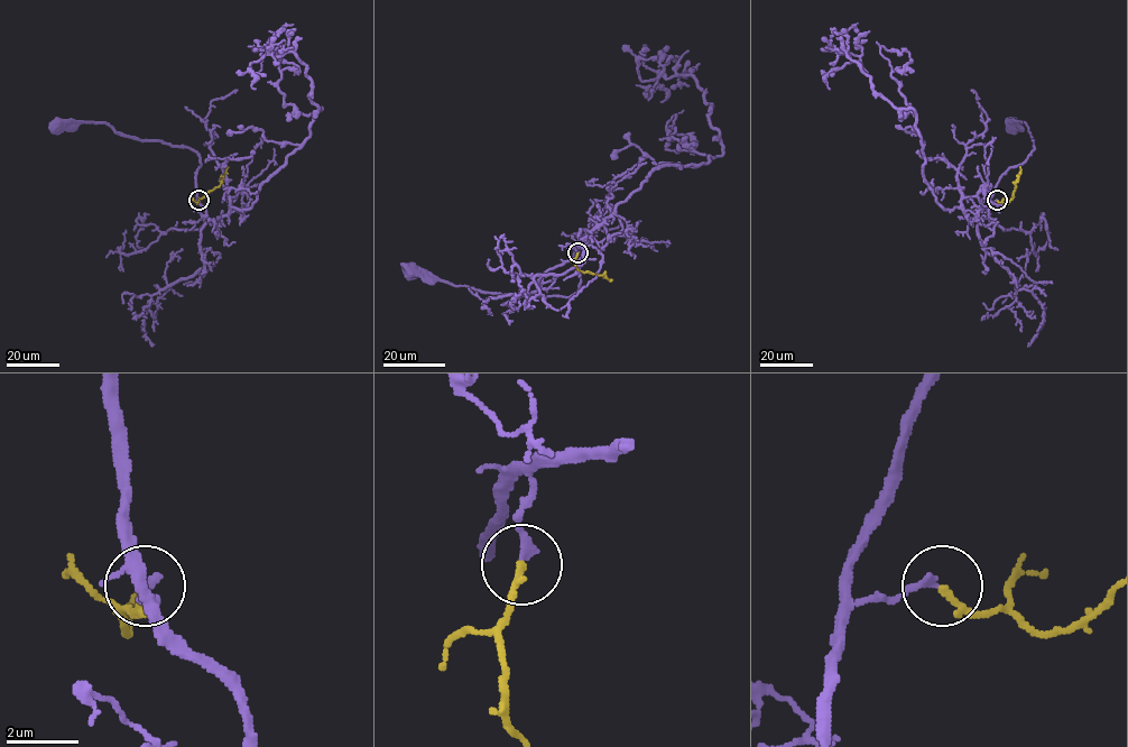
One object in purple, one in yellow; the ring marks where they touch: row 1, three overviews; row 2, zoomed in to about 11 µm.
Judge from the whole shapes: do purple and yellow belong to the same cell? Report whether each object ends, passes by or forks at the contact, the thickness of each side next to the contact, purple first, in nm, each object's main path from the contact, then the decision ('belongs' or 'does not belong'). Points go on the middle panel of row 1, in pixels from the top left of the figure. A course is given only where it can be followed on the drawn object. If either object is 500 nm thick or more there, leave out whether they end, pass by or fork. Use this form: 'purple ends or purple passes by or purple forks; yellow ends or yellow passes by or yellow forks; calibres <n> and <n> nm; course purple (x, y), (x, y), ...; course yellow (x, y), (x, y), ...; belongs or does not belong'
purple ends; yellow ends; calibres 220 and 170 nm; course purple (578, 252), (578, 245), (574, 264), (581, 283), (567, 297), (486, 293), (452, 285), (413, 270); course yellow (578, 254), (579, 270), (603, 274), (612, 280); belongs

